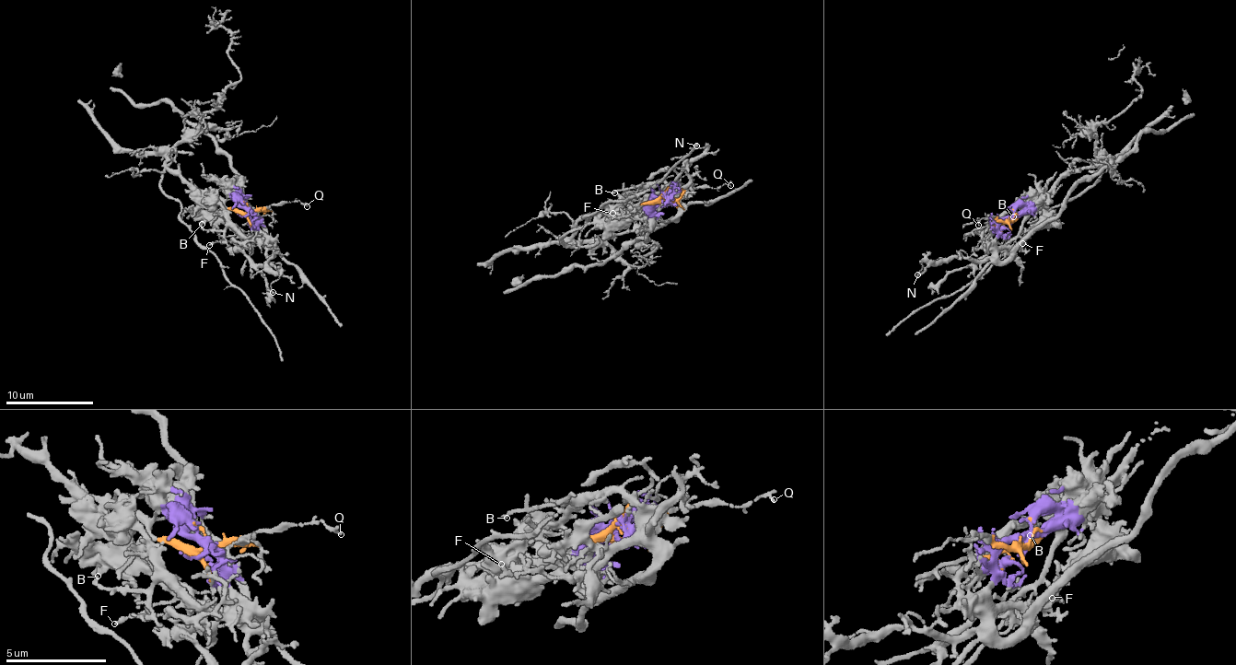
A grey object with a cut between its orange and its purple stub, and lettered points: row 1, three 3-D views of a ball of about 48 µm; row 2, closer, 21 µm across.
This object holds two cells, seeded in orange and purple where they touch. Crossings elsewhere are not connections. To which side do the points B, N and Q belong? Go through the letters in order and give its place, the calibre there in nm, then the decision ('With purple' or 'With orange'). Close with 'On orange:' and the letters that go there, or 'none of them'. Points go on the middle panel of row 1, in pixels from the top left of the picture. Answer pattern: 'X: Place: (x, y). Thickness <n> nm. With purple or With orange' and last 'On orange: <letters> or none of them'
B: Place: (614, 192). Thickness 160 nm. With purple
N: Place: (696, 145). Thickness 170 nm. With purple
Q: Place: (730, 185). Thickness 150 nm. With orange
On orange: Q

